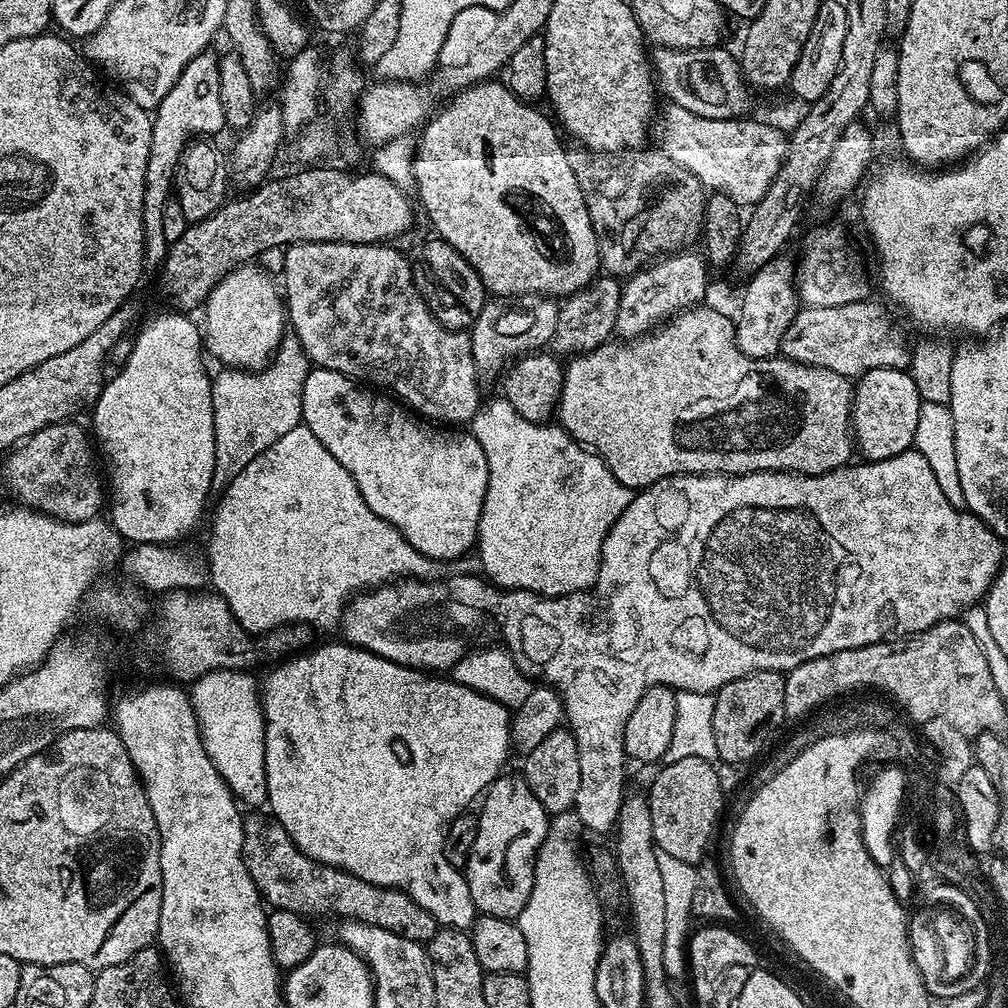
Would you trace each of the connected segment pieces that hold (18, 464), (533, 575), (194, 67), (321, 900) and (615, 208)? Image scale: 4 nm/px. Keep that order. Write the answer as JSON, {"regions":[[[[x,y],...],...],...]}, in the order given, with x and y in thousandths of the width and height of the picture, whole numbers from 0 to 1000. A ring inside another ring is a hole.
{"regions":[[[[75,419],[46,423],[11,445],[3,453],[4,480],[12,487],[17,501],[37,505],[55,516],[80,520],[100,511],[105,500],[105,484],[100,469],[99,472],[95,469],[88,430],[71,420]]],[[[499,395],[488,397],[485,401],[483,398],[466,418],[466,428],[482,450],[482,462],[484,463],[482,494],[478,498],[478,510],[472,527],[474,548],[476,544],[476,560],[480,563],[481,567],[479,570],[493,583],[522,585],[523,587],[532,587],[536,591],[561,591],[570,587],[582,587],[593,573],[595,551],[601,530],[607,525],[609,518],[613,518],[617,506],[621,506],[621,502],[625,502],[627,497],[628,485],[617,482],[617,478],[613,478],[613,474],[609,474],[609,470],[605,470],[597,453],[580,444],[579,441],[571,439],[571,437],[559,425],[555,423],[547,425],[548,423],[544,419],[531,421],[518,415],[518,411],[514,411],[514,407],[510,407],[510,403],[506,403],[506,399]]],[[[207,50],[196,54],[177,73],[177,81],[169,87],[169,93],[153,109],[151,115],[151,140],[149,157],[145,161],[145,181],[141,188],[141,232],[143,233],[144,267],[158,267],[167,251],[168,238],[161,225],[161,212],[173,194],[175,166],[179,154],[191,137],[210,137],[213,131],[223,130],[220,100],[216,94],[215,53]]],[[[247,809],[243,813],[242,839],[248,871],[254,876],[259,890],[270,901],[283,901],[299,907],[311,905],[313,909],[337,909],[338,914],[354,913],[367,919],[379,919],[379,923],[387,923],[391,927],[414,935],[429,933],[435,923],[433,912],[427,907],[423,907],[423,903],[419,903],[419,899],[415,899],[415,895],[411,895],[411,891],[407,891],[407,887],[394,881],[380,881],[371,879],[367,875],[359,875],[359,871],[355,871],[351,867],[341,865],[331,859],[323,859],[314,853],[309,853],[269,809],[250,811]]],[[[582,149],[563,151],[565,169],[569,169],[569,177],[573,177],[573,185],[577,188],[577,196],[581,200],[581,208],[585,212],[585,224],[589,224],[589,232],[593,240],[595,265],[602,273],[622,276],[634,270],[640,260],[660,252],[674,250],[695,237],[698,221],[699,188],[694,179],[688,177],[677,165],[668,163],[662,157],[655,159],[634,159],[634,154],[619,153],[616,159],[606,163],[604,156]],[[635,187],[639,190],[647,190],[635,202]]]]}

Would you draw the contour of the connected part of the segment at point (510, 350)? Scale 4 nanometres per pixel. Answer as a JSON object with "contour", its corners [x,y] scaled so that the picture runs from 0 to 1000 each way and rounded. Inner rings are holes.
{"contour":[[[532,296],[521,306],[503,306],[500,300],[481,301],[478,312],[468,320],[468,350],[473,370],[477,374],[495,374],[509,359],[518,353],[543,346],[550,335],[550,323],[554,323],[556,302],[548,296]]]}

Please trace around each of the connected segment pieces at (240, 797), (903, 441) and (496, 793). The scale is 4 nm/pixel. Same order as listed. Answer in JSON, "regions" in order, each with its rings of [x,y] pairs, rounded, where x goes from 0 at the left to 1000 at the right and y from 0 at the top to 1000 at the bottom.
{"regions":[[[[246,665],[205,667],[189,680],[190,703],[208,756],[239,799],[266,797],[262,763],[262,704],[256,675]]],[[[895,365],[863,367],[848,378],[845,390],[845,431],[848,443],[858,457],[878,456],[902,447],[907,441],[907,427],[911,427],[911,407],[915,398],[911,386],[900,368]]],[[[504,769],[495,770],[478,791],[478,797],[474,802],[476,812],[474,831],[470,831],[470,843],[466,843],[466,851],[459,866],[464,872],[466,891],[470,891],[473,906],[511,914],[512,910],[518,907],[518,899],[522,899],[522,895],[526,891],[526,883],[530,879],[528,860],[532,854],[532,845],[538,839],[544,826],[546,808],[538,800],[538,796],[534,796],[534,792],[530,792],[530,788],[523,776],[520,775],[519,769]]]]}

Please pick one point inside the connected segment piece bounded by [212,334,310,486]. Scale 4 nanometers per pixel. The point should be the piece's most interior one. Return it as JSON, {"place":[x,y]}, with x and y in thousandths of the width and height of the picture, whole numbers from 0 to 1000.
{"place":[250,405]}

